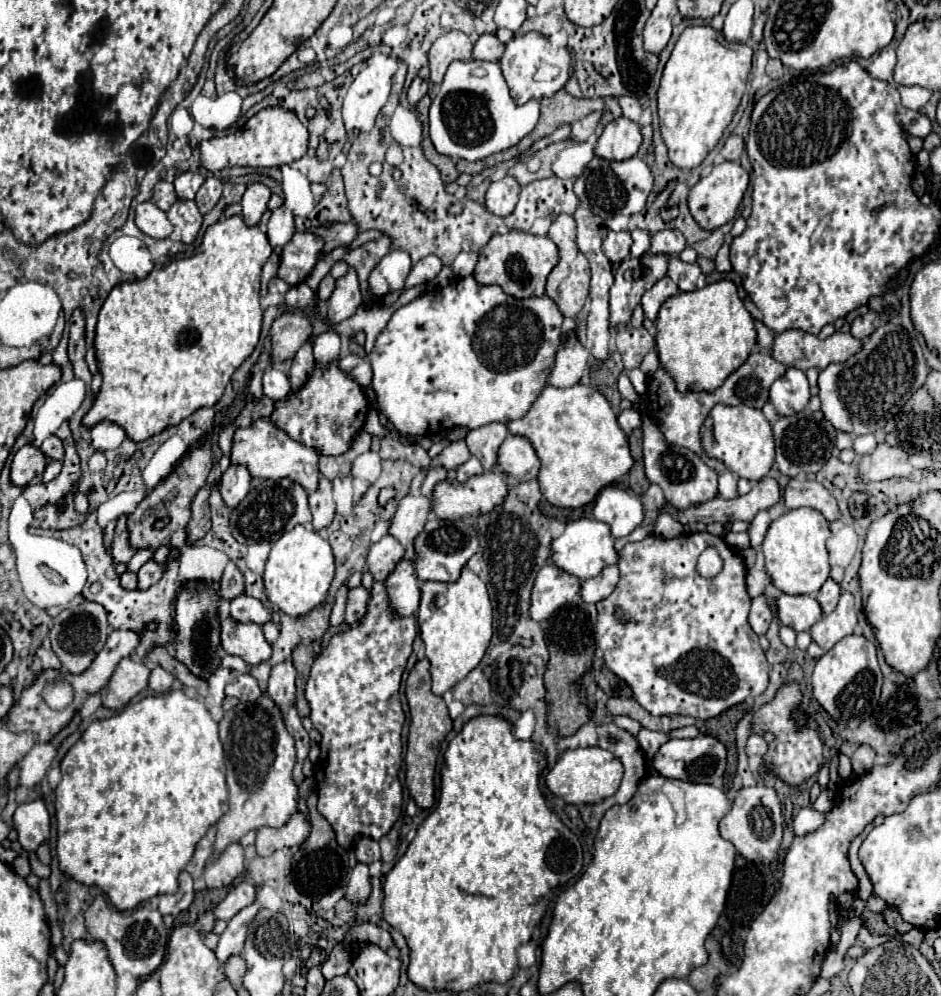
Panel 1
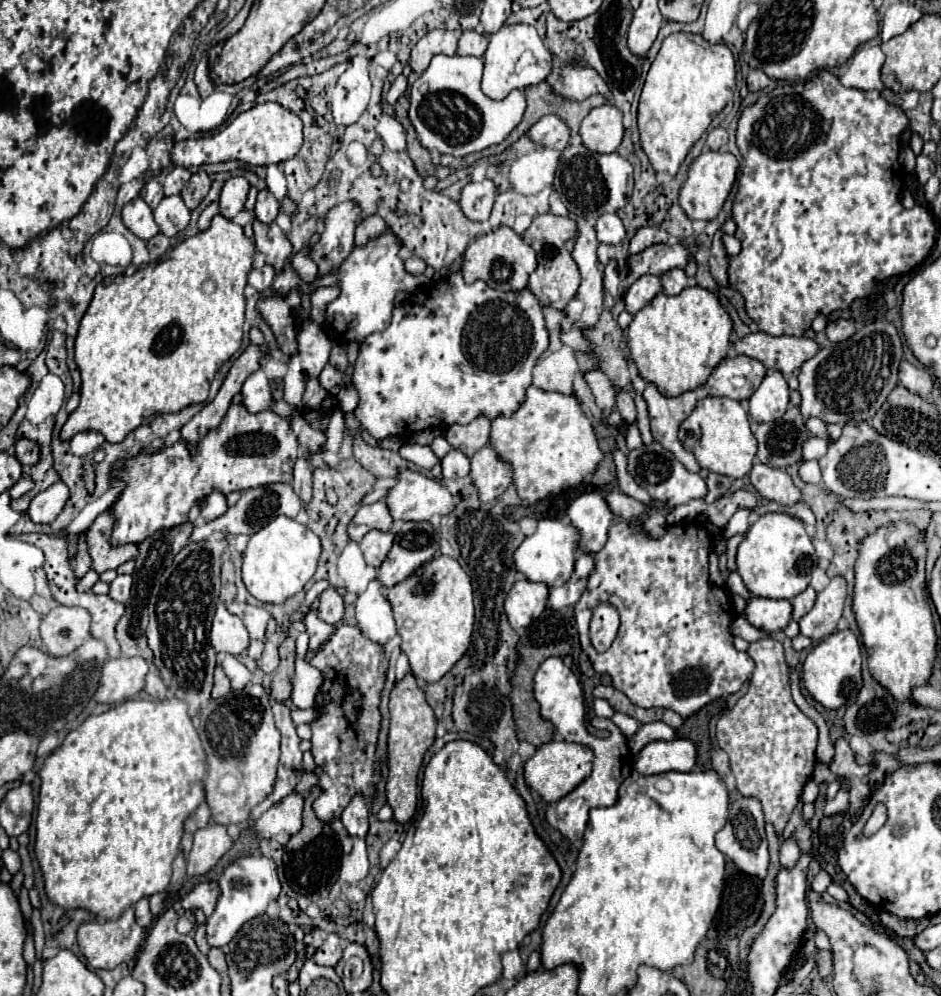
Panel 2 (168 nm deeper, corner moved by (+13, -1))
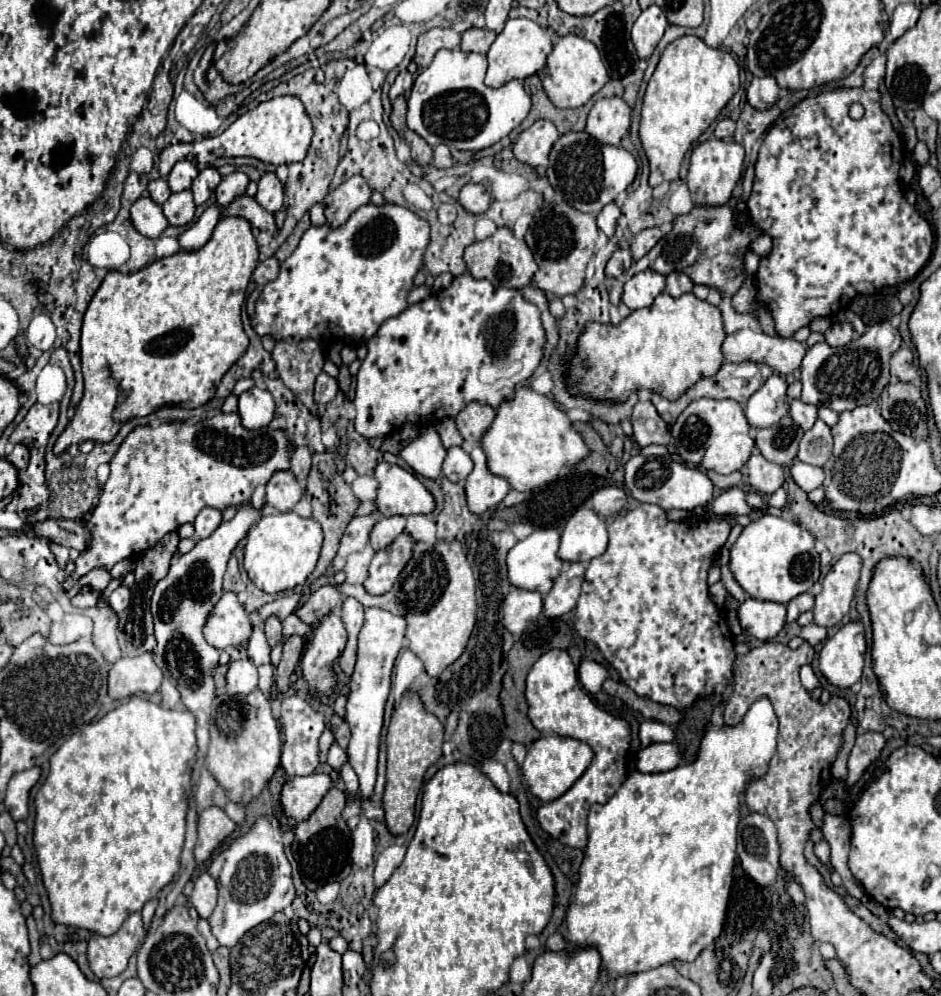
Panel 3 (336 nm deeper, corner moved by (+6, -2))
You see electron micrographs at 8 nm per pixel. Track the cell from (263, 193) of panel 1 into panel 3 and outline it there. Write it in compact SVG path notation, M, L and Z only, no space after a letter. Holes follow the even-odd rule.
M231 172L231 174L225 176L225 178L219 182L219 186L215 188L217 204L225 208L237 194L245 194L247 184L249 184L247 174L243 174L243 172Z

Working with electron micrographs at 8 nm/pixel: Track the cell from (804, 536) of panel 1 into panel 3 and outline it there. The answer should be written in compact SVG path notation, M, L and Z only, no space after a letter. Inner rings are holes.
M765 514L747 524L731 546L729 570L751 598L787 604L819 580L819 554L813 546L815 538L805 528L781 516Z

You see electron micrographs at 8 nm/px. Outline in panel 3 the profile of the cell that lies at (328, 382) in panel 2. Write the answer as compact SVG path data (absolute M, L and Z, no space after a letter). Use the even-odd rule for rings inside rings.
M321 372L315 380L315 402L317 404L329 404L337 396L337 390L339 390L337 380L331 378L329 374Z

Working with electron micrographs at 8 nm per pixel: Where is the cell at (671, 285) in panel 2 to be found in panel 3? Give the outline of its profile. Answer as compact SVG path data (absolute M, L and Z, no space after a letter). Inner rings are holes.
M671 272L671 274L667 276L665 292L671 294L673 298L679 298L681 294L691 292L691 288L693 288L693 282L691 282L691 278L689 278L685 272Z

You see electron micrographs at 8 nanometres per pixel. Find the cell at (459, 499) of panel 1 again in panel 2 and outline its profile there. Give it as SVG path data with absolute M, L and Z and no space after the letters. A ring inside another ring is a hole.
M414 471L400 473L398 485L386 497L392 517L402 521L428 521L432 515L448 515L460 501L462 493L450 493L444 481Z

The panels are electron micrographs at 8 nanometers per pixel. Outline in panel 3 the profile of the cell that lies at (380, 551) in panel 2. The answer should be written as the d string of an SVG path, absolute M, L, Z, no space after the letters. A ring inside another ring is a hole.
M389 516L389 518L381 518L373 530L371 530L371 546L375 550L383 550L385 546L389 546L389 542L393 542L405 528L405 516Z

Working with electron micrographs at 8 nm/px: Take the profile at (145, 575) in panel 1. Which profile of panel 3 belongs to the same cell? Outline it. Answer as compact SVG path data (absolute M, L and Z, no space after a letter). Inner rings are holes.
M119 586L117 590L111 592L111 596L109 596L109 606L119 614L119 612L123 612L123 610L129 606L129 598L131 598L129 588L127 588L127 586Z

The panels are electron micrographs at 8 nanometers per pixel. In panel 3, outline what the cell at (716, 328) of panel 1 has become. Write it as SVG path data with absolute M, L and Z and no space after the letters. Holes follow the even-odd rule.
M661 292L649 308L633 310L619 324L599 324L587 322L583 332L577 338L577 348L567 362L565 386L571 396L585 396L597 402L615 402L621 404L629 398L629 394L639 388L653 390L667 400L677 400L689 386L705 376L713 376L721 364L721 342L725 340L725 330L721 322L721 312L717 306L695 298L695 294L683 294L679 298L671 298L667 292Z

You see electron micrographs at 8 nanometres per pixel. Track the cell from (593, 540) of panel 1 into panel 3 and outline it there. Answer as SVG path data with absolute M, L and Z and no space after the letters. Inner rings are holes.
M539 528L531 536L517 542L507 554L507 578L511 586L533 590L545 596L549 592L549 586L553 586L553 578L561 572L563 566L563 562L557 558L557 546L559 546L559 532L555 528Z

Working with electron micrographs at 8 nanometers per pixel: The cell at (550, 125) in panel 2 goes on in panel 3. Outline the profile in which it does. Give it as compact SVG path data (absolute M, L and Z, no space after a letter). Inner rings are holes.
M537 120L531 128L519 134L517 142L513 144L513 156L519 162L531 166L537 172L537 176L543 176L549 162L549 150L557 138L559 132L553 126L553 122Z

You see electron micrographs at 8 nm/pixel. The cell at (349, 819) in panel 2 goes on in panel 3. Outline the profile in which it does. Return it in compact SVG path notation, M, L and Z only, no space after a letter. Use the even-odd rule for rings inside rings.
M365 608L365 624L359 632L357 664L349 682L349 700L347 700L347 722L351 728L349 740L349 762L359 776L361 798L371 798L375 778L377 778L377 750L379 736L383 726L383 708L391 688L391 670L399 650L405 644L405 618L395 616L381 608Z

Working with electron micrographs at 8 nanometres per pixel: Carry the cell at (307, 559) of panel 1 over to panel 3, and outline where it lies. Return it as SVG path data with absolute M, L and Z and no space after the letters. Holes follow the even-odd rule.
M295 512L265 514L247 534L243 568L249 574L249 580L269 594L293 590L307 582L307 576L317 564L321 544L321 524L313 518L301 518Z

